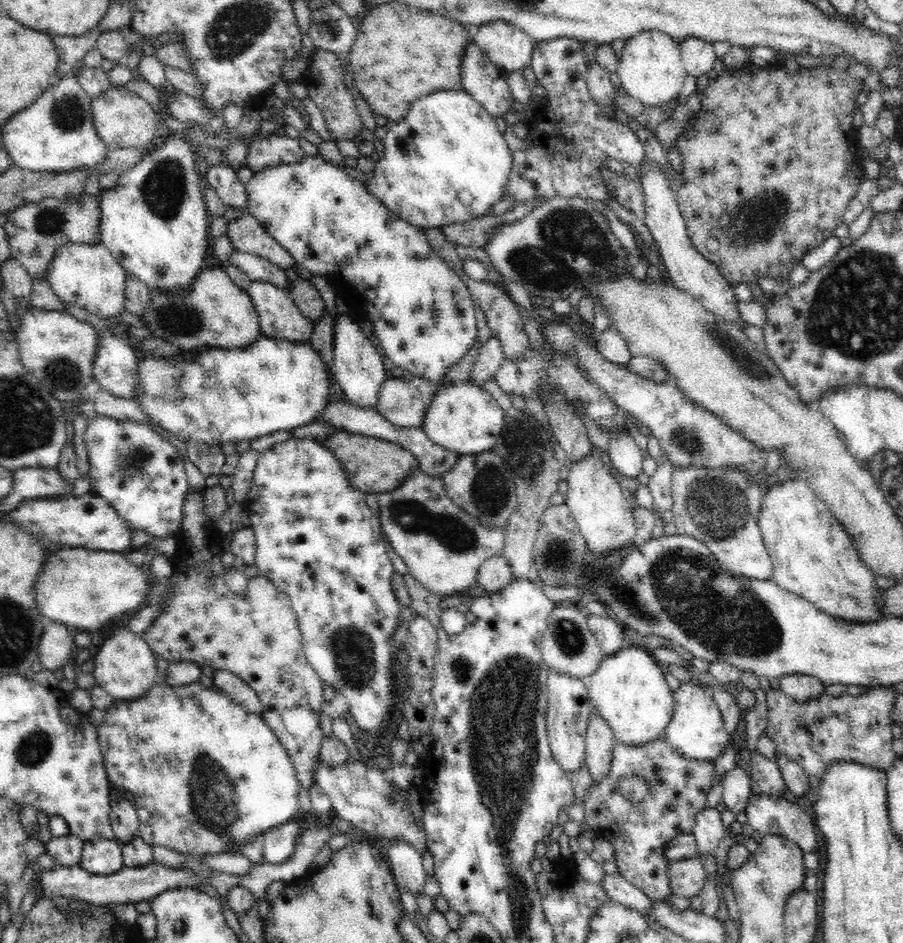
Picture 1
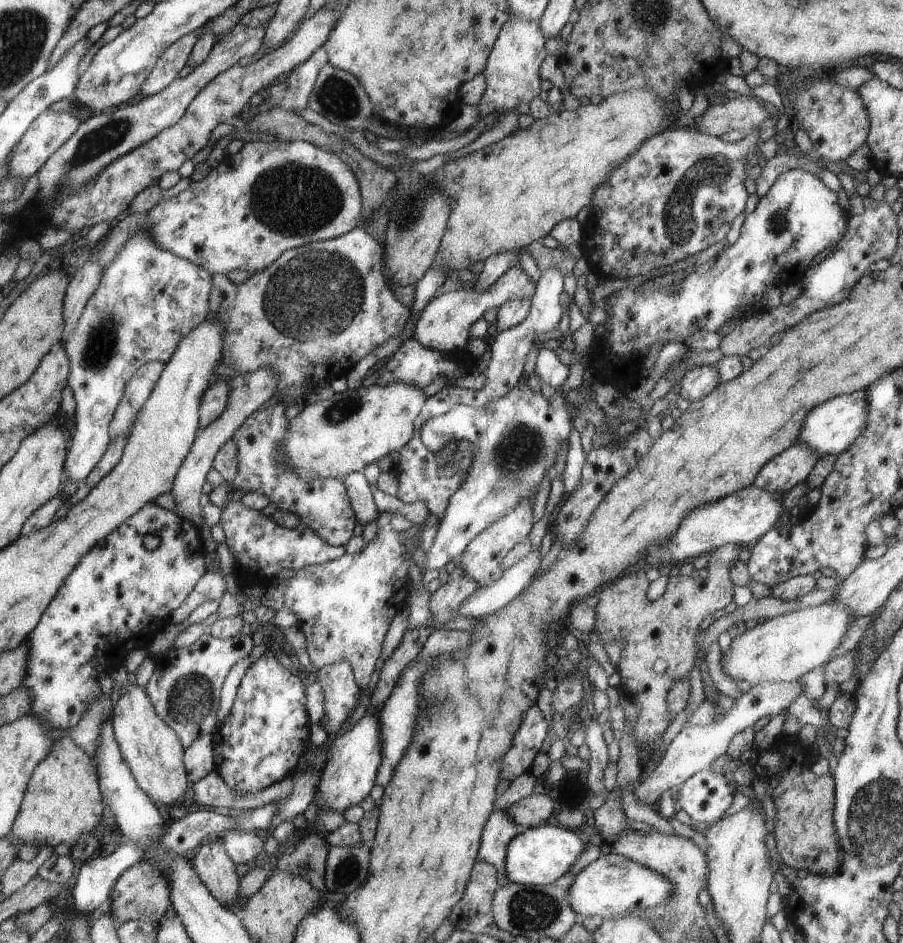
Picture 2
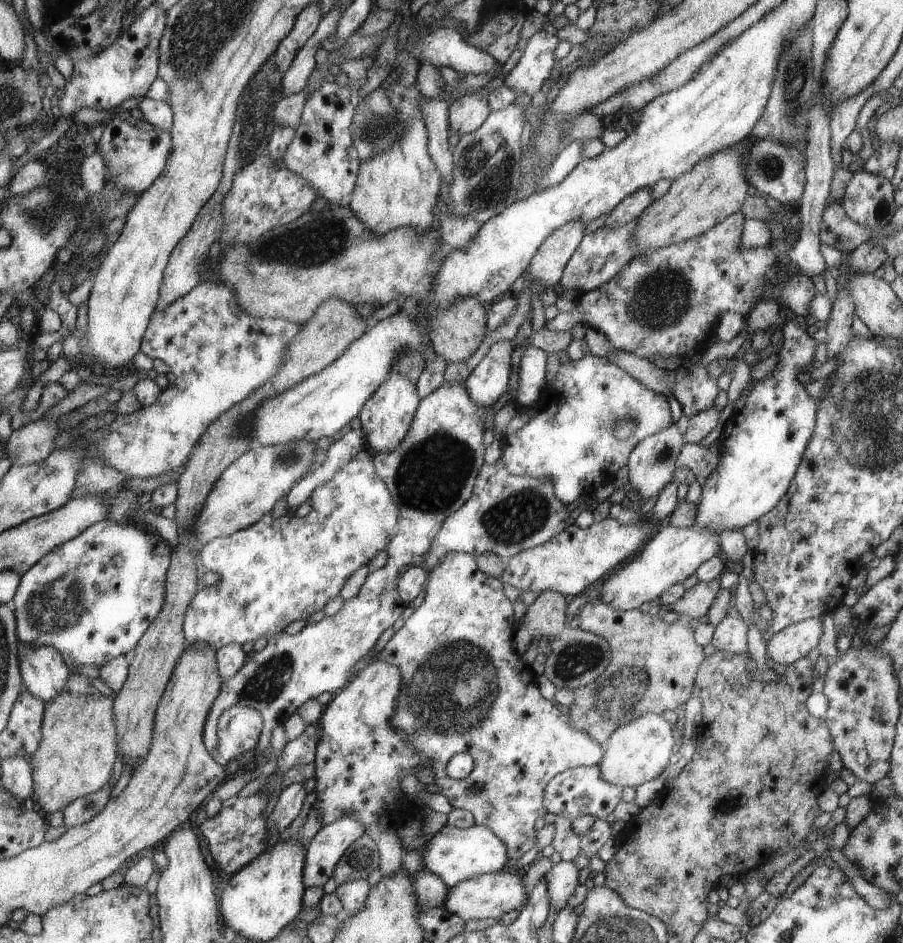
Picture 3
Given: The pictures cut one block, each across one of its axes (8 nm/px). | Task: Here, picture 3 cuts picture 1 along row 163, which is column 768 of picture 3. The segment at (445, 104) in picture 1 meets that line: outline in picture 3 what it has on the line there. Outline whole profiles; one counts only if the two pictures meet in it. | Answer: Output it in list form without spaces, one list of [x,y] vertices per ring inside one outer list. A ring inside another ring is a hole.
[[[792,318],[786,320],[786,324],[782,324],[782,336],[784,342],[777,352],[779,360],[776,368],[762,380],[748,382],[741,394],[746,395],[744,407],[736,411],[722,427],[718,439],[720,460],[712,474],[708,476],[706,484],[702,486],[701,502],[696,506],[694,518],[694,525],[709,530],[712,534],[719,535],[732,529],[740,532],[751,522],[758,521],[762,515],[772,511],[786,492],[789,492],[790,484],[813,438],[812,430],[816,430],[816,400],[806,394],[796,374],[800,376],[800,370],[808,366],[806,362],[812,362],[820,342],[812,335],[808,335],[806,329],[798,328],[792,322]]]

